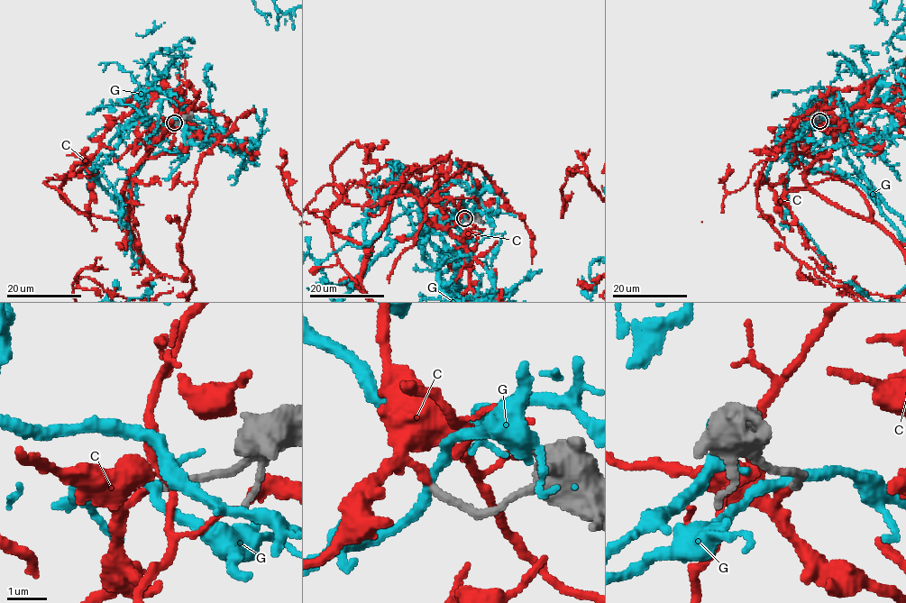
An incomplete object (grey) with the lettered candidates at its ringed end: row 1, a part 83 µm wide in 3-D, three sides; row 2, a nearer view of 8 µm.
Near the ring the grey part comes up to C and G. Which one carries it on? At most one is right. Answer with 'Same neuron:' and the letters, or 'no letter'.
Same neuron: C

